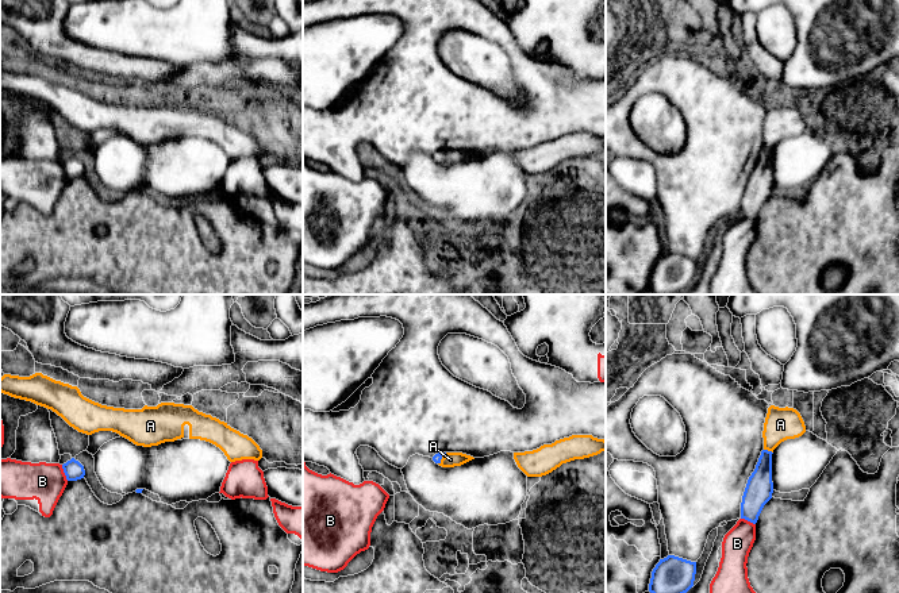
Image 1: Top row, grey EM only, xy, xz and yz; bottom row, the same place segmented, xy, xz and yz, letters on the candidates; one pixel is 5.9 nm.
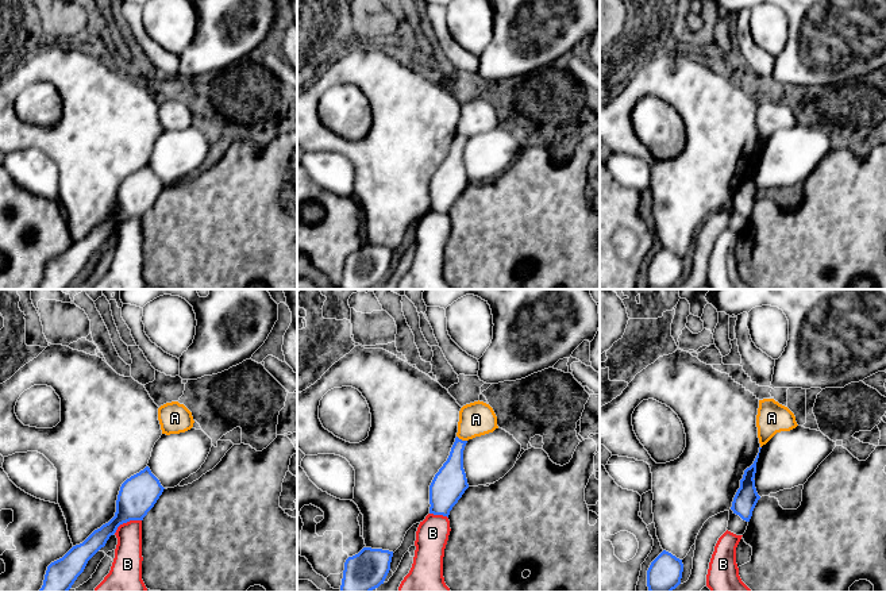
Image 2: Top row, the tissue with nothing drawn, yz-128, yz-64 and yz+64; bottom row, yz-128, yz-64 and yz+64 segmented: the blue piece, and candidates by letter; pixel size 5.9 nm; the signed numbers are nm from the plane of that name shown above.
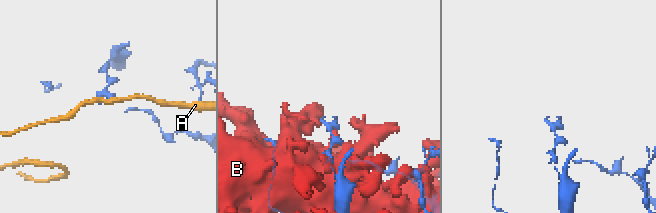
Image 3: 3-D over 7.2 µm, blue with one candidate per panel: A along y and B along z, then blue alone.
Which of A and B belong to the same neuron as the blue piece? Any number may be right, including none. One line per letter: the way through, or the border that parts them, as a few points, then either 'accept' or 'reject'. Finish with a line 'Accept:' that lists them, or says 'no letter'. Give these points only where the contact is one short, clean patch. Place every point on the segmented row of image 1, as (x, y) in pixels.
A: border along yz (764, 449), (772, 453); reject
B: reject
Accept: no letter

